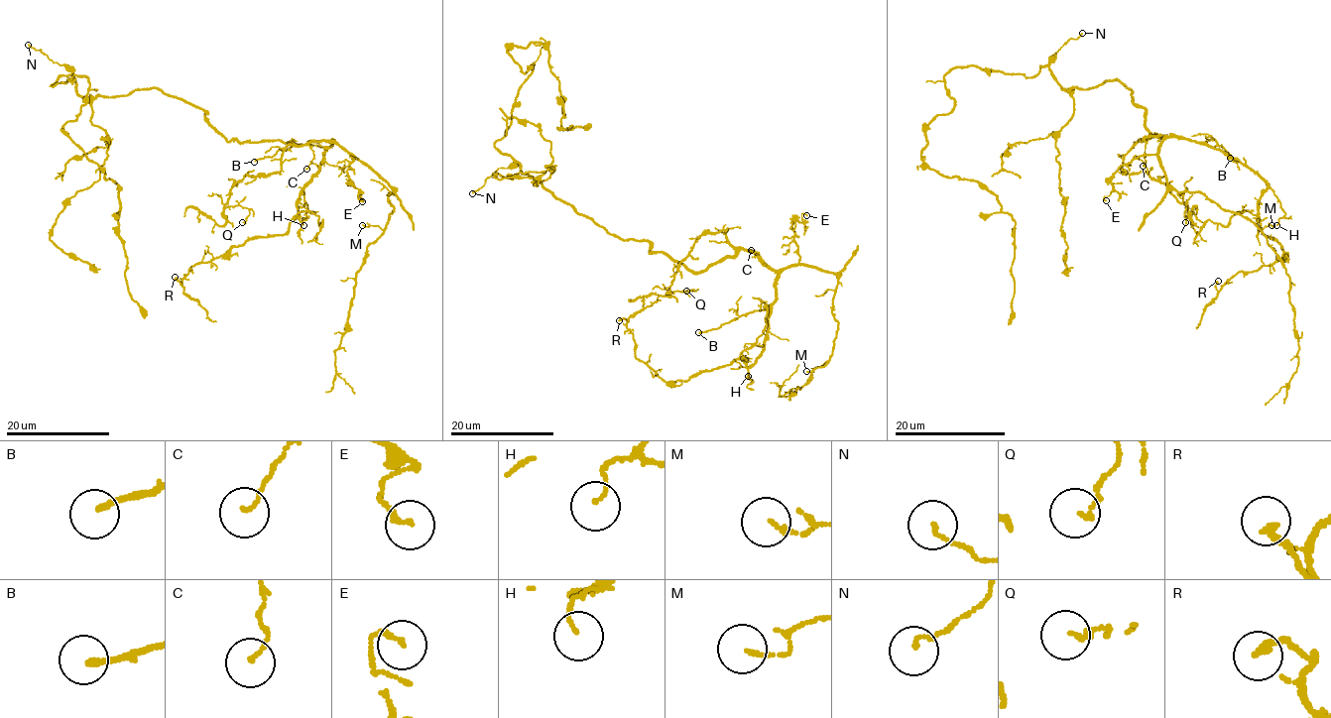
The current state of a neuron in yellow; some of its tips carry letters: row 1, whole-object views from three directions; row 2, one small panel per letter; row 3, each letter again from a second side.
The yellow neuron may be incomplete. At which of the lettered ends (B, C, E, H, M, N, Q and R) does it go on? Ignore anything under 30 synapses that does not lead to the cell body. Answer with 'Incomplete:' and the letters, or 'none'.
Incomplete: none

